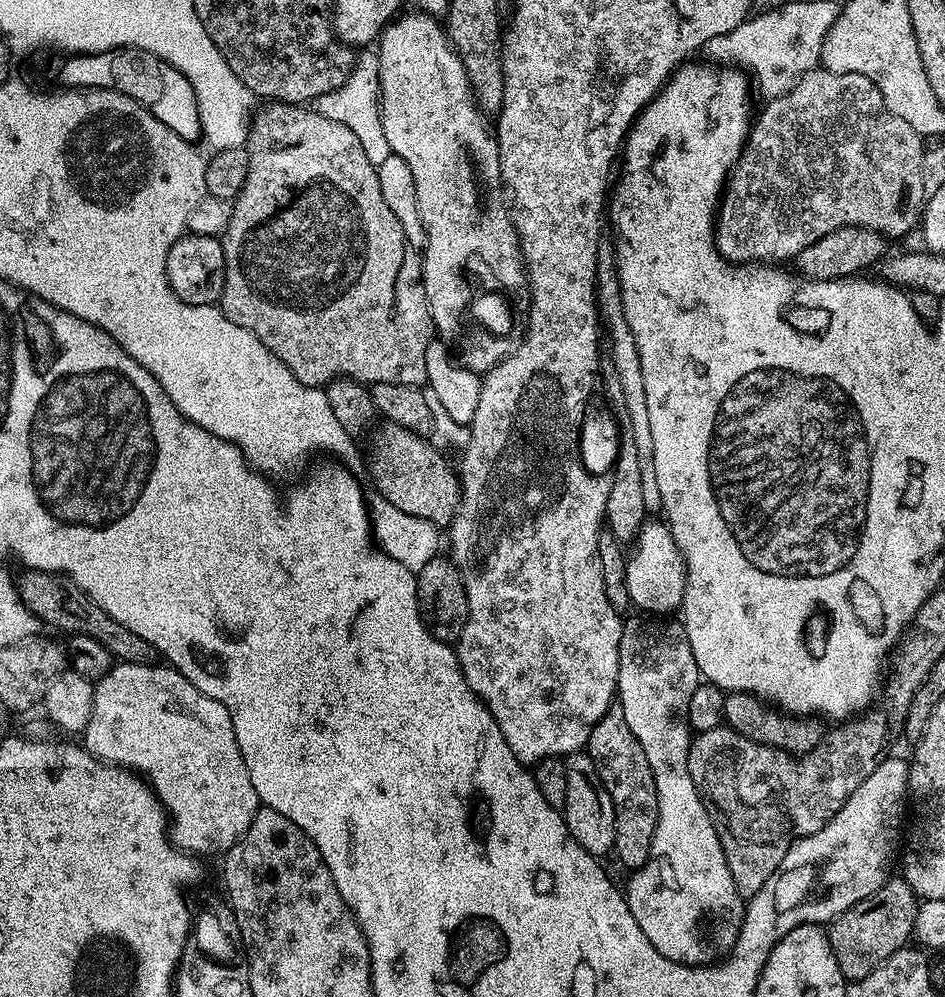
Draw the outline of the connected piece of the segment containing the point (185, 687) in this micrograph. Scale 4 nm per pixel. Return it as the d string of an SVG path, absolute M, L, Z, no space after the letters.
M123 662L113 663L112 668L102 679L95 681L94 702L90 722L84 727L82 733L82 747L85 752L105 764L114 764L118 768L127 768L141 776L152 785L153 792L160 799L160 805L164 807L170 821L170 839L182 852L187 852L197 858L204 856L216 856L227 853L246 834L254 814L261 808L260 799L254 790L254 782L250 782L250 774L246 770L246 762L242 762L242 750L238 750L238 738L234 738L234 722L232 715L214 698L202 694L198 686L190 683L180 672L171 666L156 668L155 663L150 664L126 664Z

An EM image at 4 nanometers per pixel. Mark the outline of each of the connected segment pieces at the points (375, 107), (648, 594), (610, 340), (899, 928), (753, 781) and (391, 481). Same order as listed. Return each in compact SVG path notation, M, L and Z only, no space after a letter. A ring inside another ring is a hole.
M364 50L357 55L356 67L347 73L346 82L340 85L337 92L320 96L314 101L315 111L321 112L326 118L334 118L342 122L362 142L362 150L366 150L366 158L370 162L380 165L392 155L390 142L386 142L386 130L382 130L380 121L380 58L375 51Z
M658 520L645 521L632 544L633 550L625 561L628 597L633 605L648 614L668 614L683 603L685 592L685 564L667 525Z
M604 254L596 261L596 303L608 311L608 336L606 332L606 344L612 347L612 362L610 368L617 372L619 381L622 384L623 396L626 398L627 413L630 414L632 433L634 433L634 443L638 449L638 467L642 473L642 502L645 513L659 513L662 509L662 494L658 494L658 477L654 474L654 438L650 435L650 414L646 410L646 382L642 382L642 362L638 358L638 346L634 346L634 334L626 326L624 312L620 308L620 284L616 280L616 258L612 254Z
M889 878L874 894L850 906L842 915L831 921L827 929L828 941L838 958L845 981L866 978L876 967L913 939L912 927L916 921L918 897L903 878Z
M865 711L851 722L844 722L833 727L836 729L829 736L827 733L815 748L803 754L783 752L781 748L771 748L765 744L759 744L727 726L711 728L699 733L693 739L688 755L690 778L694 778L694 786L698 790L700 799L704 801L709 814L712 816L716 833L722 842L722 850L726 854L726 866L730 866L730 878L734 878L734 886L741 898L751 898L754 894L758 894L758 890L762 890L762 886L766 886L766 878L770 878L770 874L774 874L774 870L778 870L782 858L786 858L786 854L792 849L793 844L797 840L822 830L822 826L826 826L830 822L830 818L834 818L838 814L838 810L842 810L842 806L848 801L850 794L854 794L854 790L858 790L858 786L862 786L862 782L866 782L866 778L870 778L870 774L874 774L874 770L879 766L881 760L885 759L887 752L884 751L888 748L888 716L884 712L872 711Z
M385 423L384 429L372 440L372 449L368 452L368 468L372 471L372 480L376 483L375 491L390 506L398 506L402 514L428 520L437 526L451 524L460 505L460 477L457 469L448 465L441 449L431 439L418 436L397 424Z

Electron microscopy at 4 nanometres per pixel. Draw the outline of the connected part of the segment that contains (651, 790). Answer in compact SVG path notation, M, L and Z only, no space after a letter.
M613 706L602 714L602 718L590 730L590 738L586 745L588 757L594 762L594 770L598 770L598 778L602 786L606 786L606 794L610 794L610 802L614 802L614 856L617 856L628 870L641 868L650 854L650 846L654 842L654 830L658 826L658 790L654 786L654 770L650 770L650 762L646 762L646 754L642 746L638 746L638 738L634 738L634 730L626 723L626 714L622 714L619 706Z

